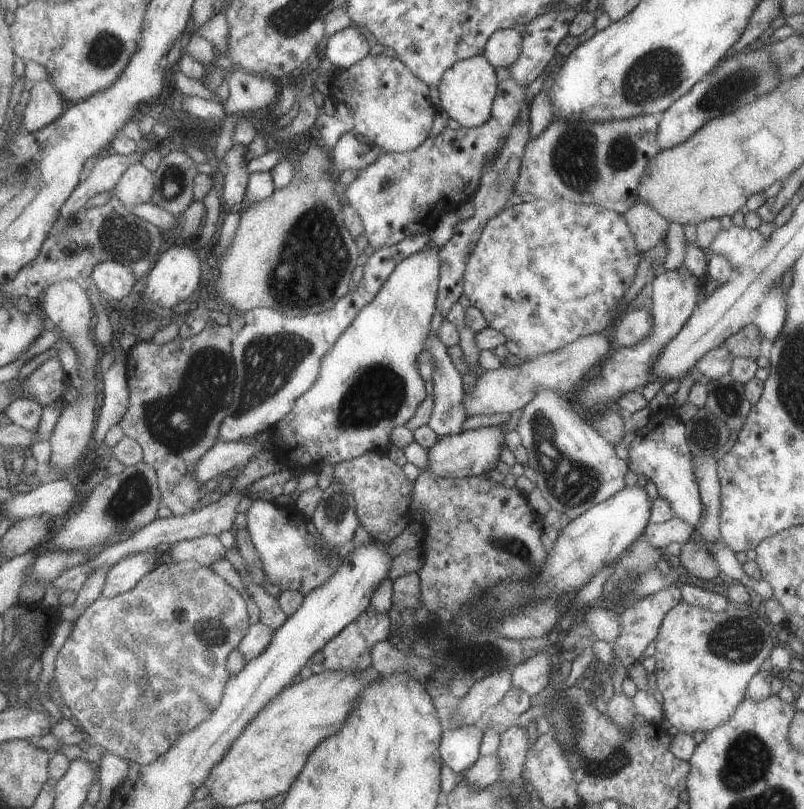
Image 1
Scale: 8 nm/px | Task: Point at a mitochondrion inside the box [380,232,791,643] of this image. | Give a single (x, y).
(573, 483)

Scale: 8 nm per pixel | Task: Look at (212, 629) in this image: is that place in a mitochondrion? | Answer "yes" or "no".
yes

